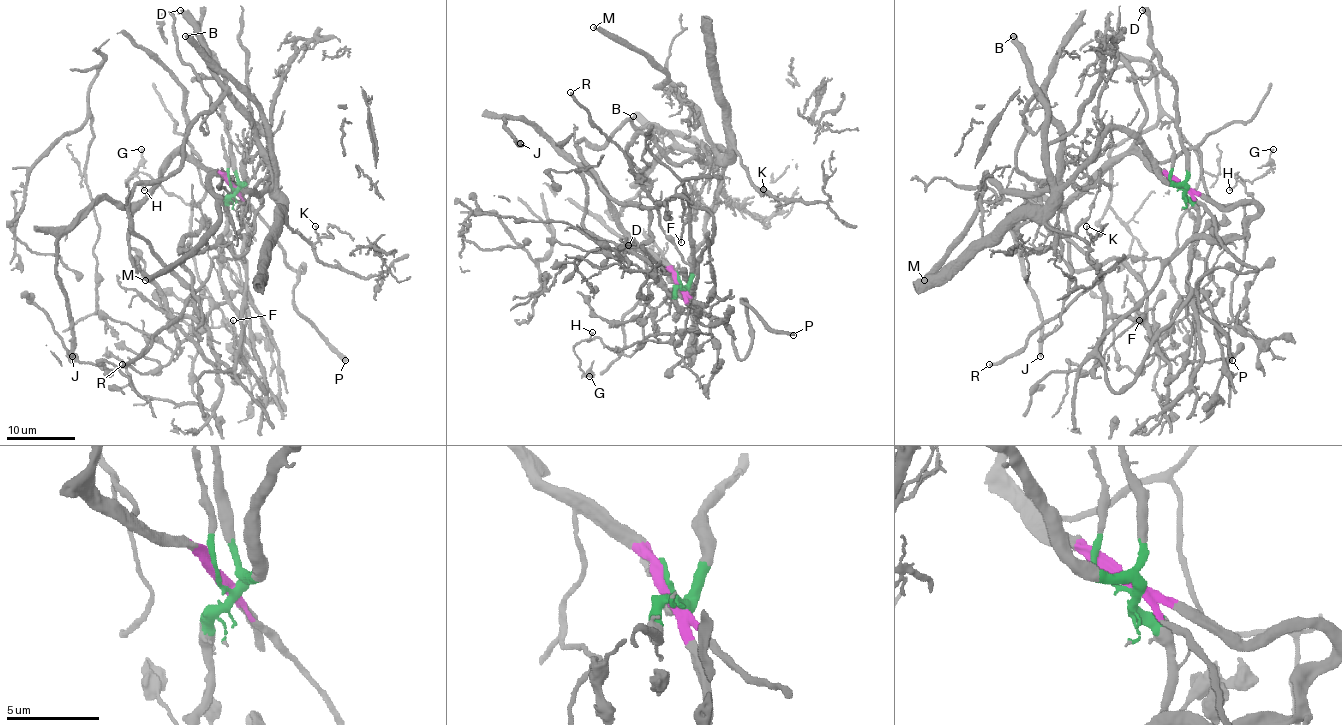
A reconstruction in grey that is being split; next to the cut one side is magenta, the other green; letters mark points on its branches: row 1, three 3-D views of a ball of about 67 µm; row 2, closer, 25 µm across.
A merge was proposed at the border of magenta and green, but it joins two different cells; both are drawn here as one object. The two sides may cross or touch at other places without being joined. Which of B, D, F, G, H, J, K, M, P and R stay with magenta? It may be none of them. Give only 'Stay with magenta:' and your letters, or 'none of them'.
Stay with magenta: G, H, J, P, R

